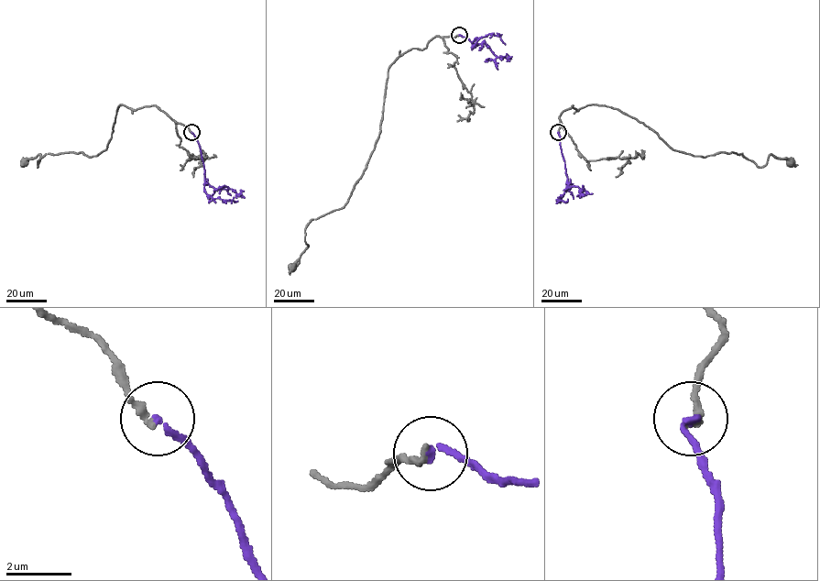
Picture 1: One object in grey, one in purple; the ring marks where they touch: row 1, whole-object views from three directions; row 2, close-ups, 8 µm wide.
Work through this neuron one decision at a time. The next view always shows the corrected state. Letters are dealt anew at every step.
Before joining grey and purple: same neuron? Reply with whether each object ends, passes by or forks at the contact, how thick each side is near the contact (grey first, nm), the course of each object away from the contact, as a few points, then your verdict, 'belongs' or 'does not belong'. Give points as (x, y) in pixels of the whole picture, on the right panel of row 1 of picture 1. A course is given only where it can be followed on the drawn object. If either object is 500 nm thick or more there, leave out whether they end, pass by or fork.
grey ends; purple ends; calibres 220 and 190 nm; course grey (558, 132), (564, 111), (603, 105), (642, 122), (683, 153), (742, 154), (759, 167), (770, 154), (790, 163); course purple (558, 132), (567, 177), (565, 191), (557, 200), (567, 201); does not belong

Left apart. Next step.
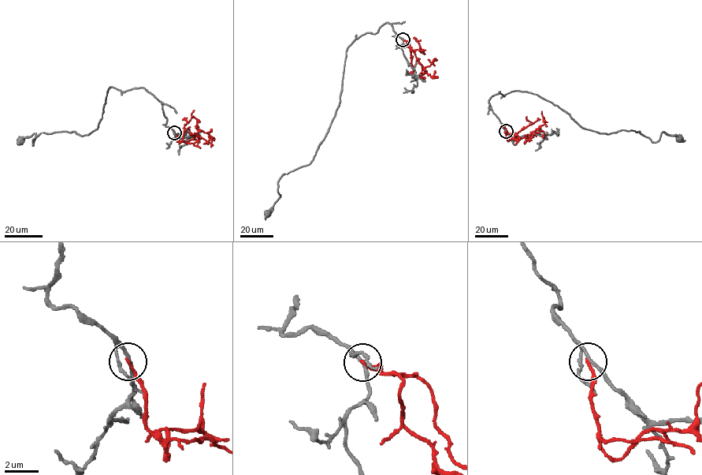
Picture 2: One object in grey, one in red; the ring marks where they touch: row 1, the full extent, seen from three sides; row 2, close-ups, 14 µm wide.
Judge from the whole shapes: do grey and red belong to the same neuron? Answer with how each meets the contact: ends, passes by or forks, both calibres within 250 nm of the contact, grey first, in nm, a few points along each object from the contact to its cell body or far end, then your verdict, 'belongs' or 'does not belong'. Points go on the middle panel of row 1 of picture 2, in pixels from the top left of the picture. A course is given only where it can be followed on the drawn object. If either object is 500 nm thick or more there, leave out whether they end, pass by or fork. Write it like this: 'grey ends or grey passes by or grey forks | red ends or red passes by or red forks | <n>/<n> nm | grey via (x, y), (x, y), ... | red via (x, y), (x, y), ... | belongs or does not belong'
grey passes by | red ends | 160/180 nm | grey via (402, 39), (385, 23), (347, 49), (339, 106), (328, 132), (309, 164), (280, 177), (280, 198), (267, 213) | red via (402, 39), (410, 43), (425, 72), (421, 75), (422, 78), (417, 76), (420, 76) | does not belong

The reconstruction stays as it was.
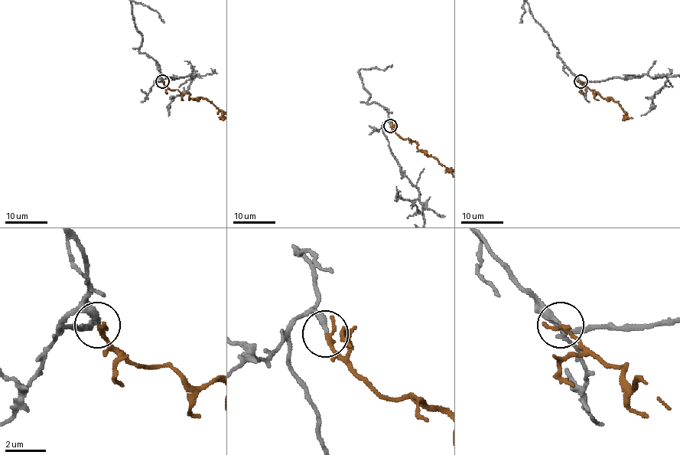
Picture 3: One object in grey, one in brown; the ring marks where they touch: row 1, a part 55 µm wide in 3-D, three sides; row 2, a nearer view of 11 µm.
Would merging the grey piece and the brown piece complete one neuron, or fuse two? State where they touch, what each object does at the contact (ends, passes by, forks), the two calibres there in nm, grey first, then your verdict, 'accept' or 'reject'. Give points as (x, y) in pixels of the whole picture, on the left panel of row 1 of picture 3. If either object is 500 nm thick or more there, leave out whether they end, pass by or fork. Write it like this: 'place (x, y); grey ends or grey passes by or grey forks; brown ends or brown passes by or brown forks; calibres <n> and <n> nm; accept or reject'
place (162, 81); grey ends; brown ends; calibres 280 and 220 nm; accept

